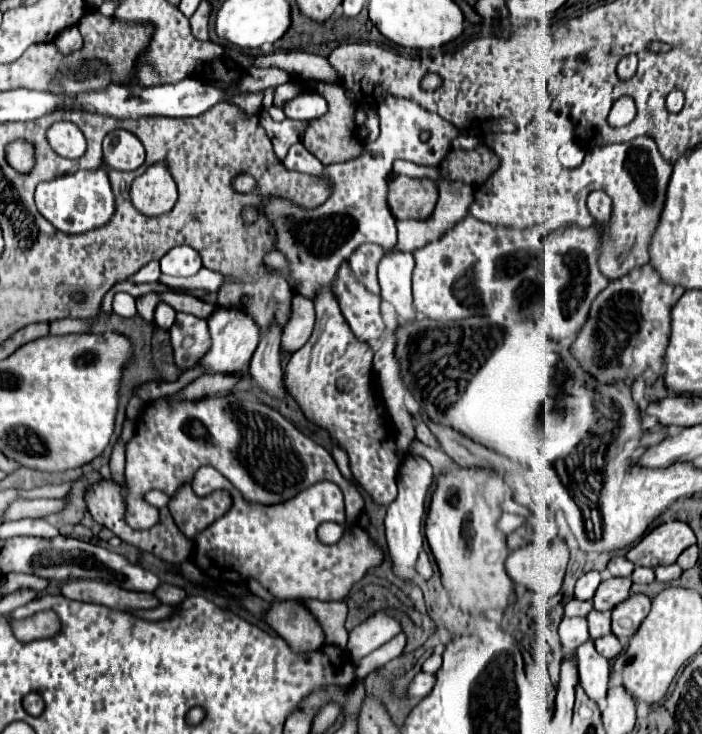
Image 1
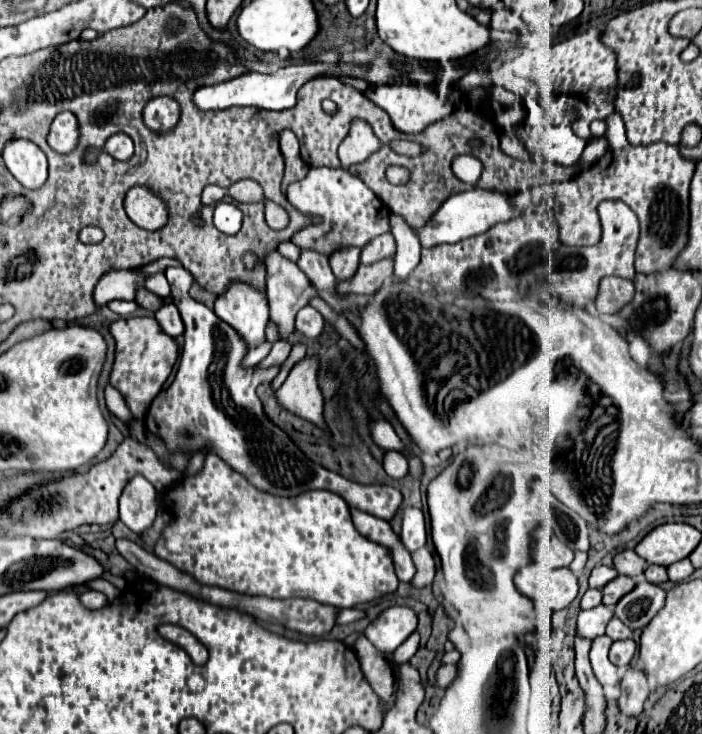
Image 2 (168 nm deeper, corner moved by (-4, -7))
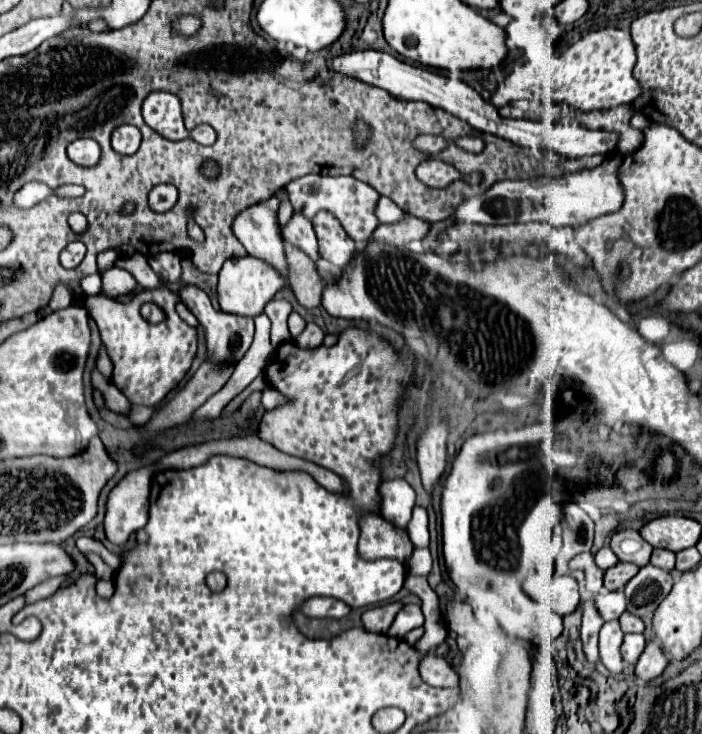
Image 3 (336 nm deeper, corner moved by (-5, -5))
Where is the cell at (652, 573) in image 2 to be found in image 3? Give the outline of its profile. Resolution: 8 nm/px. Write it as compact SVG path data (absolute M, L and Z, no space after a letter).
M654 550L650 564L656 566L656 568L662 568L666 572L670 572L674 568L674 558L676 556L670 550Z

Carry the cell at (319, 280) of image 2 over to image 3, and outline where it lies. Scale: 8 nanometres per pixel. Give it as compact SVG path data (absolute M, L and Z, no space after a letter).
M294 214L292 220L286 224L286 228L282 228L282 236L294 248L302 250L310 260L314 260L314 262L320 260L318 242L316 242L316 234L312 230L312 224L304 222L304 218L300 218L300 214Z

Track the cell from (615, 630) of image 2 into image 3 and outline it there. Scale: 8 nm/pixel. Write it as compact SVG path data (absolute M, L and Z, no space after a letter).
M626 612L618 618L618 622L620 622L622 632L642 632L644 630L642 620L636 618L636 616L632 616L632 614L626 614Z

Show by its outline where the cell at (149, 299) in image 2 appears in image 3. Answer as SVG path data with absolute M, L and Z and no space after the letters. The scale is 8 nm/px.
M112 268L102 274L102 286L104 286L104 294L108 298L118 298L118 296L126 296L126 294L134 292L138 282L128 270Z

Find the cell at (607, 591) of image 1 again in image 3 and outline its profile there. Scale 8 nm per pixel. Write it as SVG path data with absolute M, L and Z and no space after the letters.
M620 562L616 564L612 570L606 570L604 572L604 588L616 592L616 590L622 590L626 586L626 582L638 572L636 566L628 564L628 562Z

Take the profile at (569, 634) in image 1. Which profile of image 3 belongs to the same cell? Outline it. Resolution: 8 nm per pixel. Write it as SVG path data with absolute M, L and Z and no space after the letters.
M616 590L616 592L600 592L594 598L594 606L596 606L598 614L604 618L604 622L616 620L626 610L624 592L622 590Z

